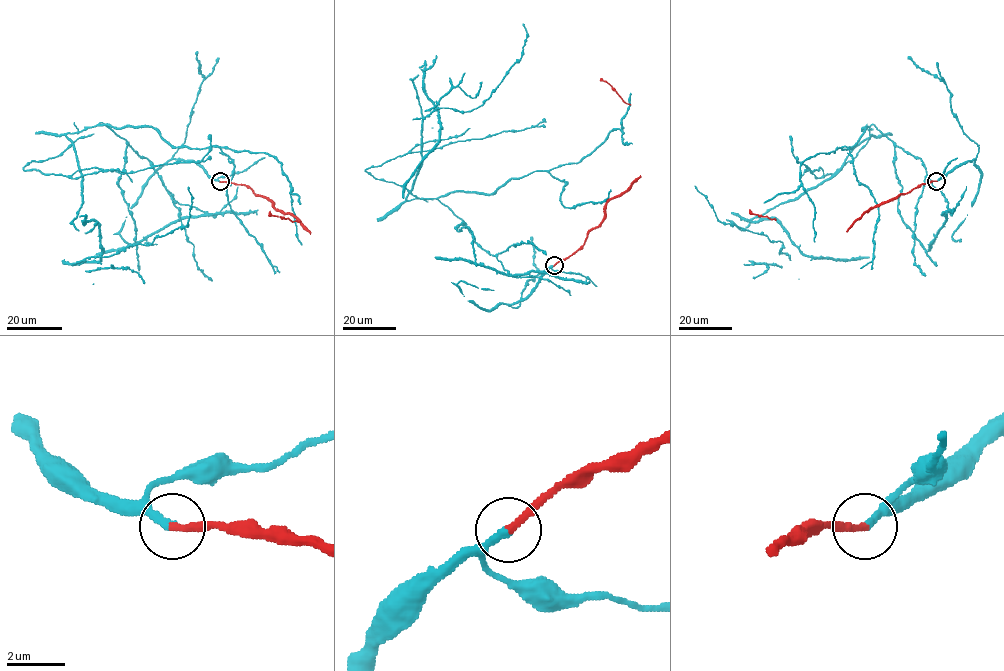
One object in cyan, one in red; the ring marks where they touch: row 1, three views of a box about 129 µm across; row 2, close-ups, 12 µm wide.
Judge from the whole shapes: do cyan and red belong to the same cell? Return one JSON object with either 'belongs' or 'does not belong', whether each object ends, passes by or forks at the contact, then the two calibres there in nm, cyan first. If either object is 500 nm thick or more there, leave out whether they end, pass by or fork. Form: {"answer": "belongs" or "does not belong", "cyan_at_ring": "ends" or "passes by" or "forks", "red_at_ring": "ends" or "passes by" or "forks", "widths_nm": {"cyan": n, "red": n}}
{"answer": "belongs", "cyan_at_ring": "ends", "red_at_ring": "ends", "widths_nm": {"cyan": 280, "red": 240}}

